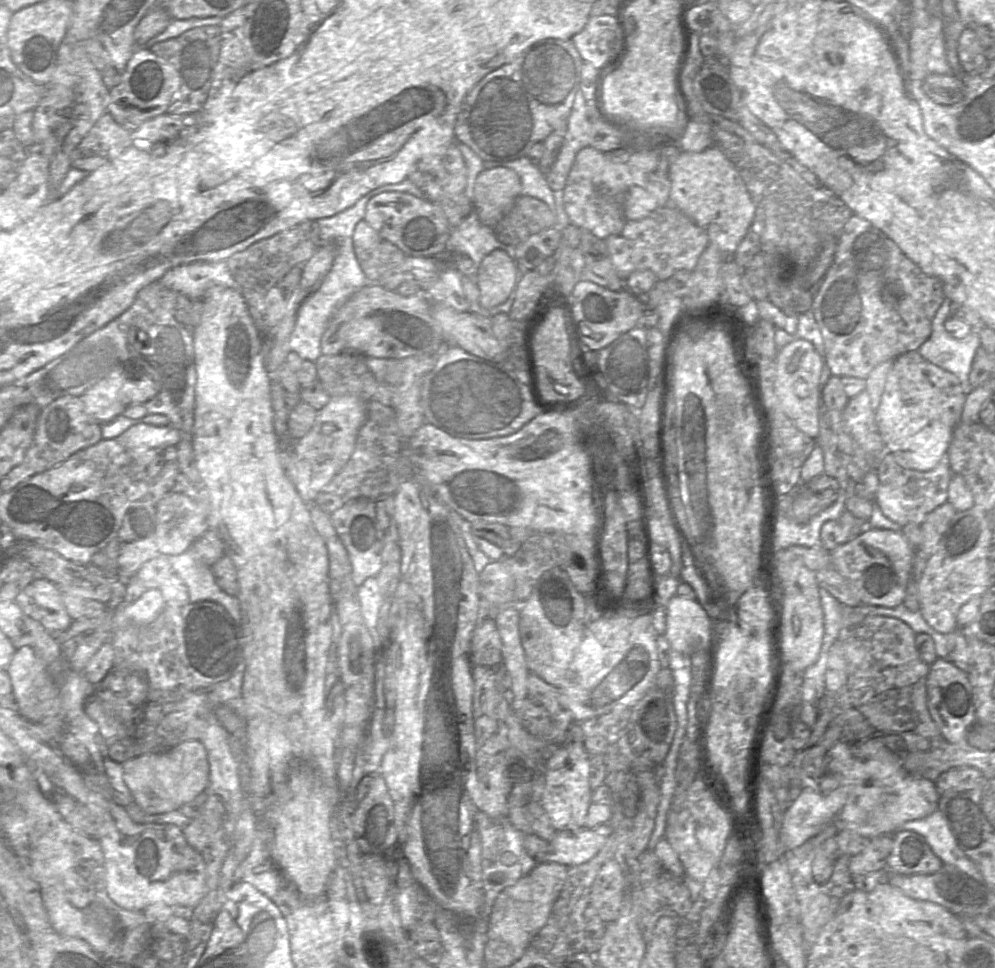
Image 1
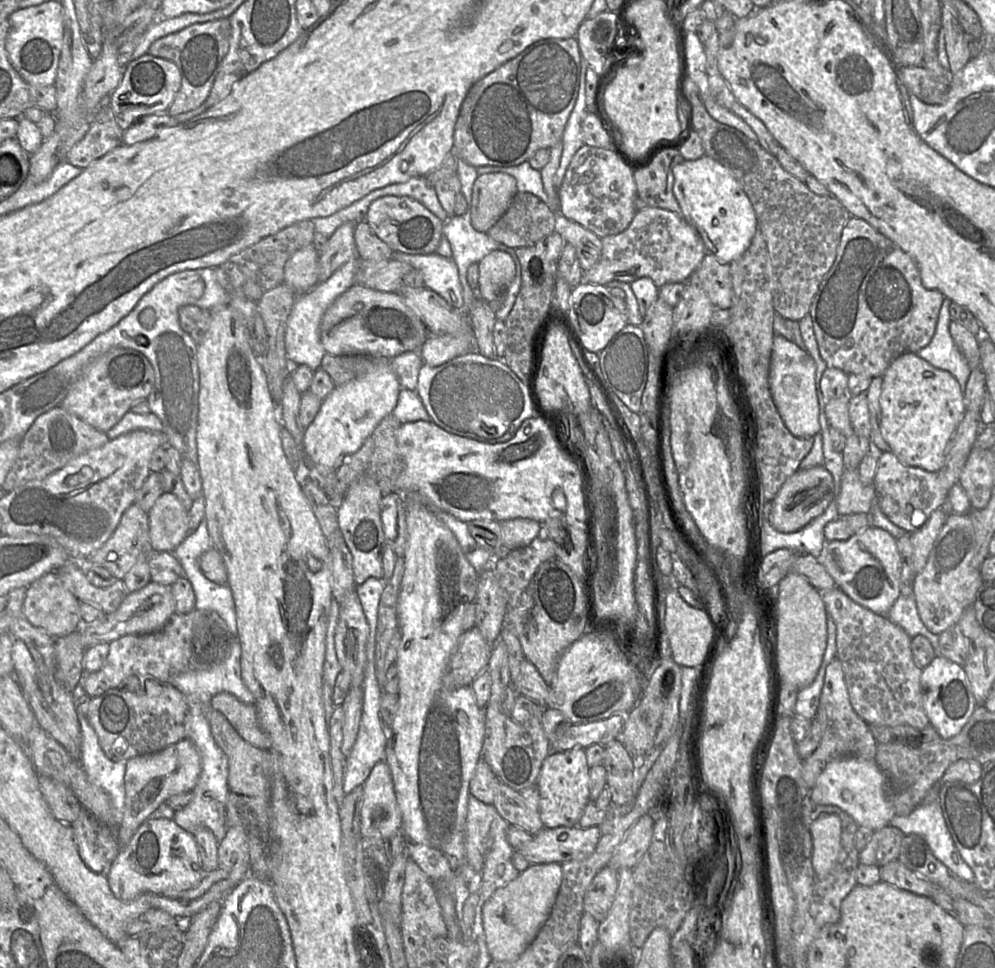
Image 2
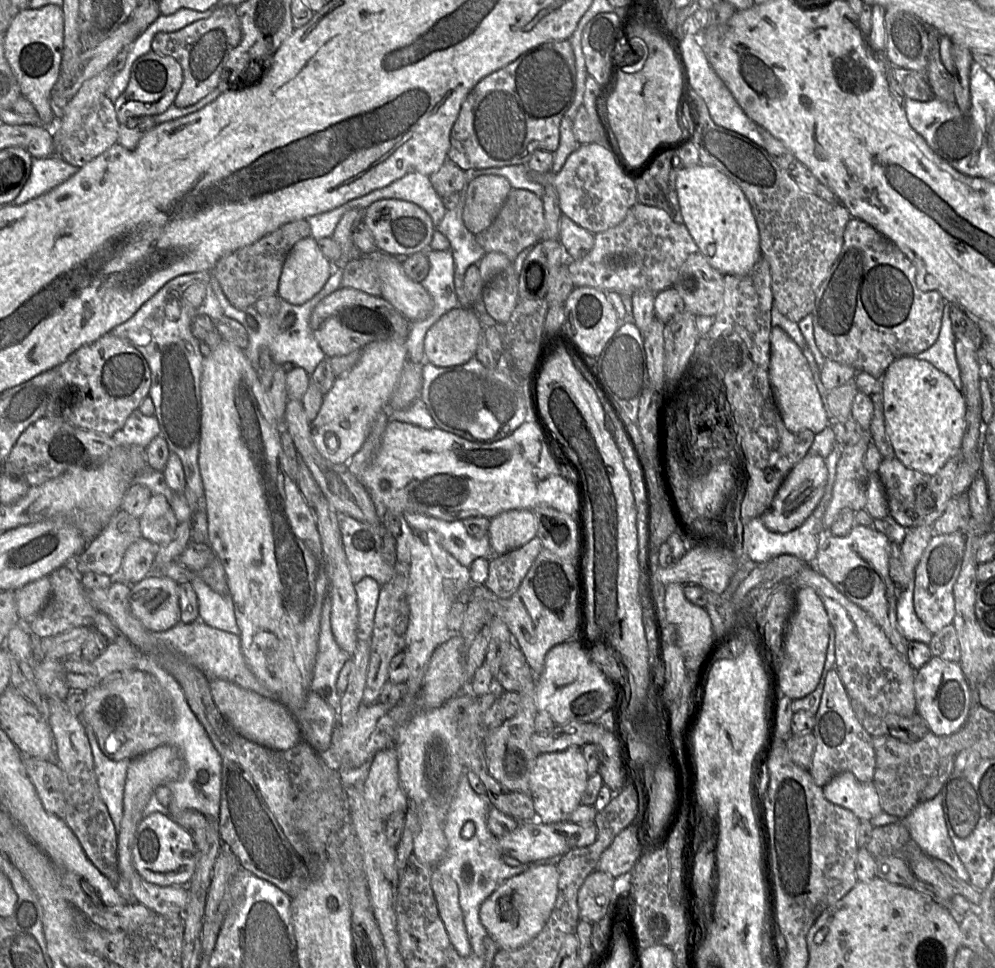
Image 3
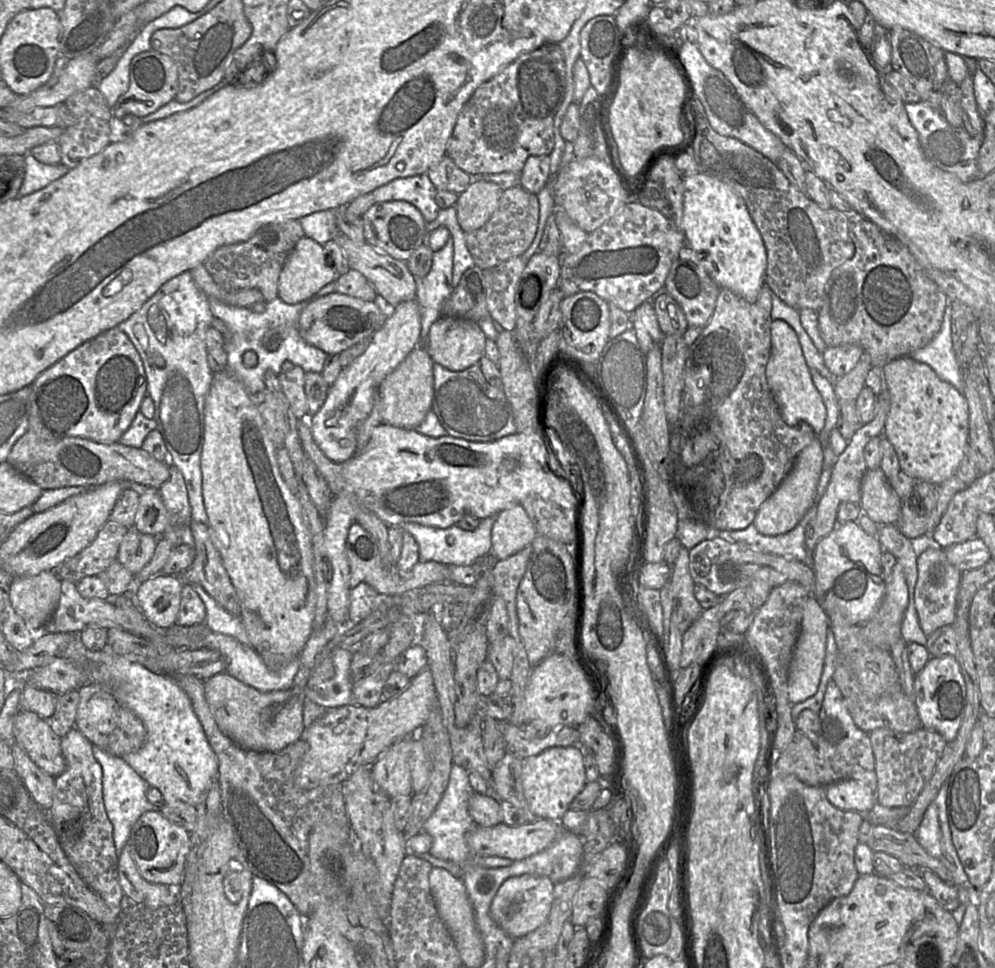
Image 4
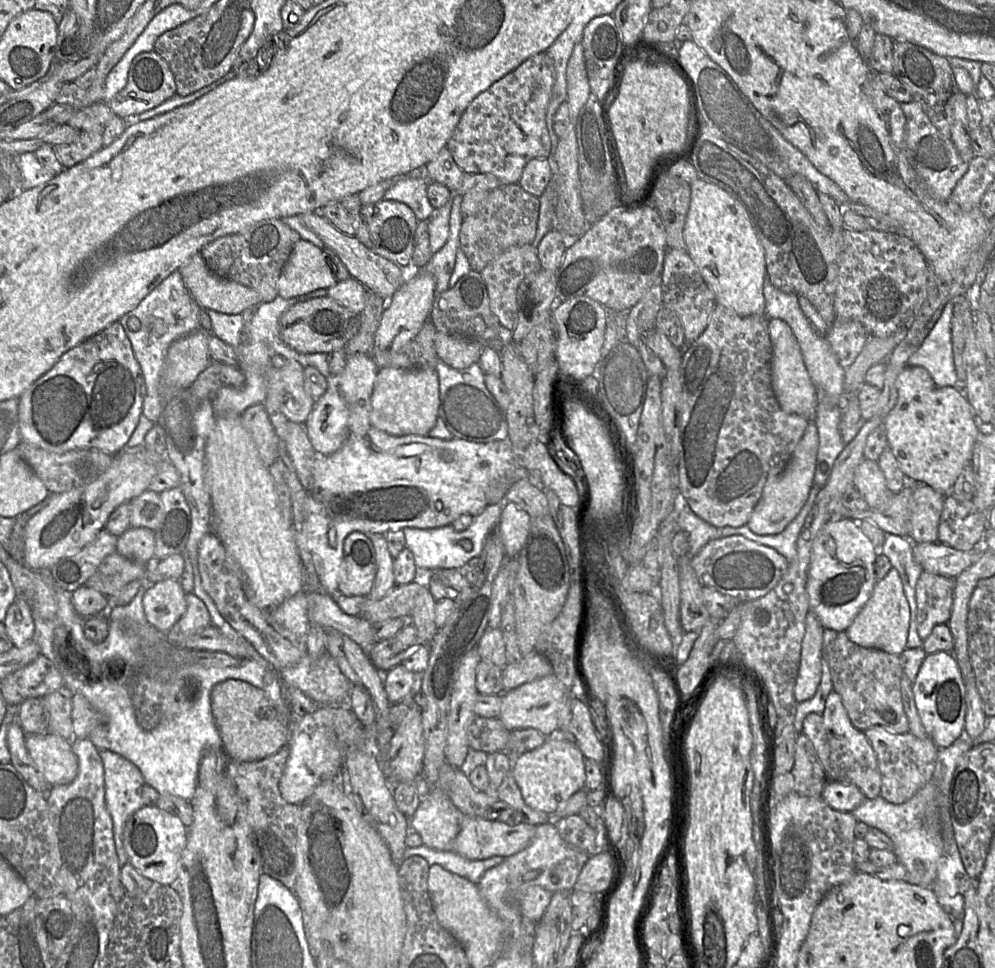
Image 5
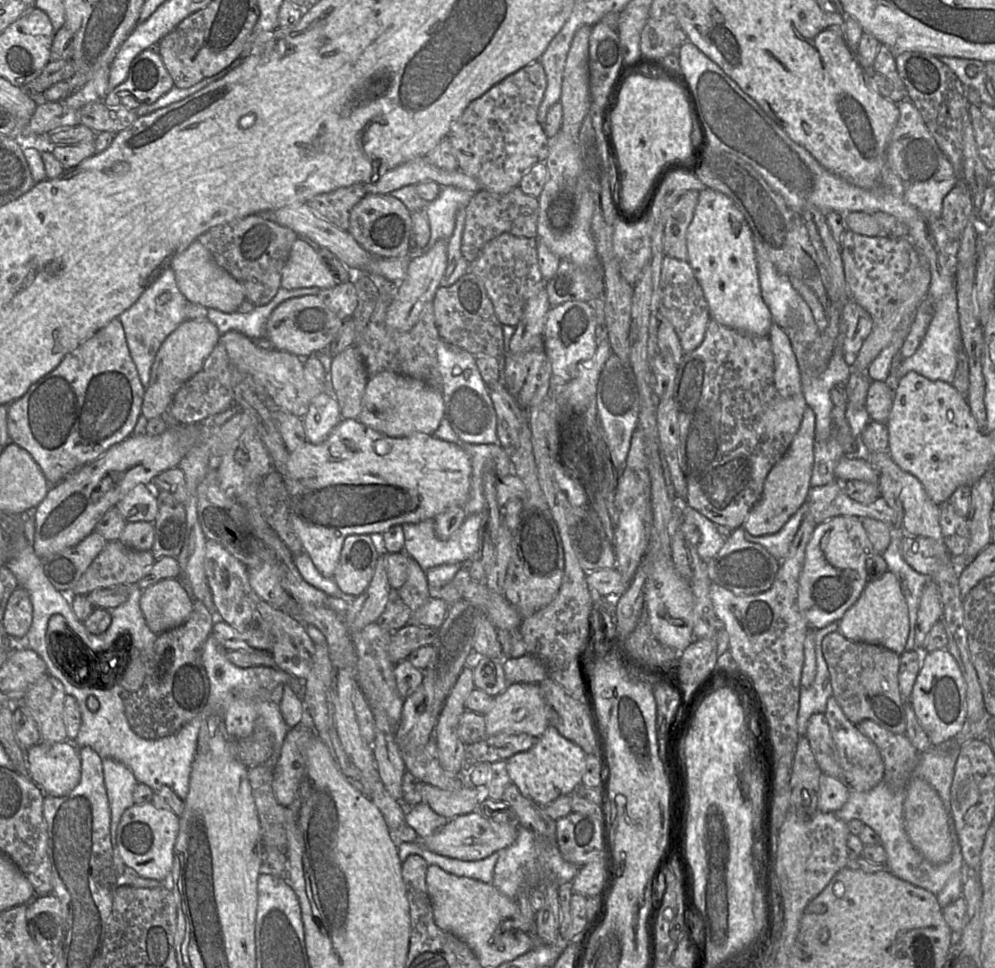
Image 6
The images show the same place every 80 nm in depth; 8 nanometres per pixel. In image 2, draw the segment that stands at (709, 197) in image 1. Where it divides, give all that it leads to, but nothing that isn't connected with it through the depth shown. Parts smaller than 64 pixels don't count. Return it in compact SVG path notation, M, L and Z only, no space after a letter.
M704 155L696 160L684 160L673 168L673 175L673 194L685 221L701 237L705 255L713 255L725 264L740 258L749 248L758 222L752 203L734 174Z

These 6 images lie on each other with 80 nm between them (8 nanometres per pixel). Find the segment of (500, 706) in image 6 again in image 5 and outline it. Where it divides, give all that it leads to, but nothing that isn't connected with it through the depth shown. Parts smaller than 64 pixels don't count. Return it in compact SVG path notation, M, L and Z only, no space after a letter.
M553 673L500 695L502 700L498 719L511 732L533 728L549 736L554 731L565 730L571 720L571 693Z

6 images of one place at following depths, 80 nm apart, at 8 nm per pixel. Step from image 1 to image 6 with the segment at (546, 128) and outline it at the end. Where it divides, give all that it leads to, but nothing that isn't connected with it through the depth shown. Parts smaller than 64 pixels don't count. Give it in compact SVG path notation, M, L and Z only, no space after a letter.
M536 60L472 101L452 125L448 139L459 170L476 179L483 190L507 193L519 186L523 175L531 167L546 161L549 140L537 120L546 87L546 73L540 60Z

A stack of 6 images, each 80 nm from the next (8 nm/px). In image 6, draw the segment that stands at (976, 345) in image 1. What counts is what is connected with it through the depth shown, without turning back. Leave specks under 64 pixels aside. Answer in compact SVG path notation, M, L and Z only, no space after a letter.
M885 195L884 206L880 206L880 208L885 210L884 213L894 215L907 224L909 228L908 240L918 256L924 256L928 261L931 274L931 281L925 298L932 301L934 315L918 349L912 356L906 358L898 368L897 378L900 379L908 372L914 371L930 380L951 384L957 365L957 351L962 344L958 299L955 289L956 257L947 255L938 247L933 248L927 236L923 216L913 206L893 195Z

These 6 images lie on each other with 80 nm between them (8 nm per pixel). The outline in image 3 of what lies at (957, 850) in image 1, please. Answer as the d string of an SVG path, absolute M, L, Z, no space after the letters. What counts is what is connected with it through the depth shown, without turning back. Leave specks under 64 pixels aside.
M941 791L930 800L923 802L920 801L914 810L905 818L899 818L882 811L880 814L872 818L870 822L874 827L885 826L897 822L903 824L910 832L910 839L914 840L923 852L930 857L944 861L955 870L962 880L969 882L970 876L961 862L948 833L942 807Z

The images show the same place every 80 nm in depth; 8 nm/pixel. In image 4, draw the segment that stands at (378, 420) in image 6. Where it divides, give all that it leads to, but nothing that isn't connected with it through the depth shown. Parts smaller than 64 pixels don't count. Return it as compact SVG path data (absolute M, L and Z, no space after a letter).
M417 345L404 361L381 382L378 389L382 424L414 430L431 411L434 394L434 362L425 345Z

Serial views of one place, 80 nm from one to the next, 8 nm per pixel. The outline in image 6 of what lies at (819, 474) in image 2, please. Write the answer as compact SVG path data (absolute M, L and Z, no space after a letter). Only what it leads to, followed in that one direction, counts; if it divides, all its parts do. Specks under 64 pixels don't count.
M807 405L800 427L789 448L767 475L758 501L749 511L742 527L753 536L778 532L789 518L805 503L811 488L814 464L815 414Z

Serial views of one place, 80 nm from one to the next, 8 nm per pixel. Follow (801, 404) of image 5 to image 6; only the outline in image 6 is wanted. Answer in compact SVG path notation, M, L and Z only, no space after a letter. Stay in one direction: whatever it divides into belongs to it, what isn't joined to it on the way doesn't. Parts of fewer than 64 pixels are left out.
M773 323L768 334L774 356L774 385L783 397L802 392L801 372L786 331Z

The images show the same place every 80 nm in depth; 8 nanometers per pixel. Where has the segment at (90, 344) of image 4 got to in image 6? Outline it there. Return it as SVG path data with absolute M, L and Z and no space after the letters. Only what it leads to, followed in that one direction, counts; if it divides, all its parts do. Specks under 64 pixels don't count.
M114 318L67 354L54 370L35 382L22 397L8 405L8 433L13 443L32 456L49 485L54 486L131 436L142 415L144 394L145 387L130 356L123 326L118 318Z

